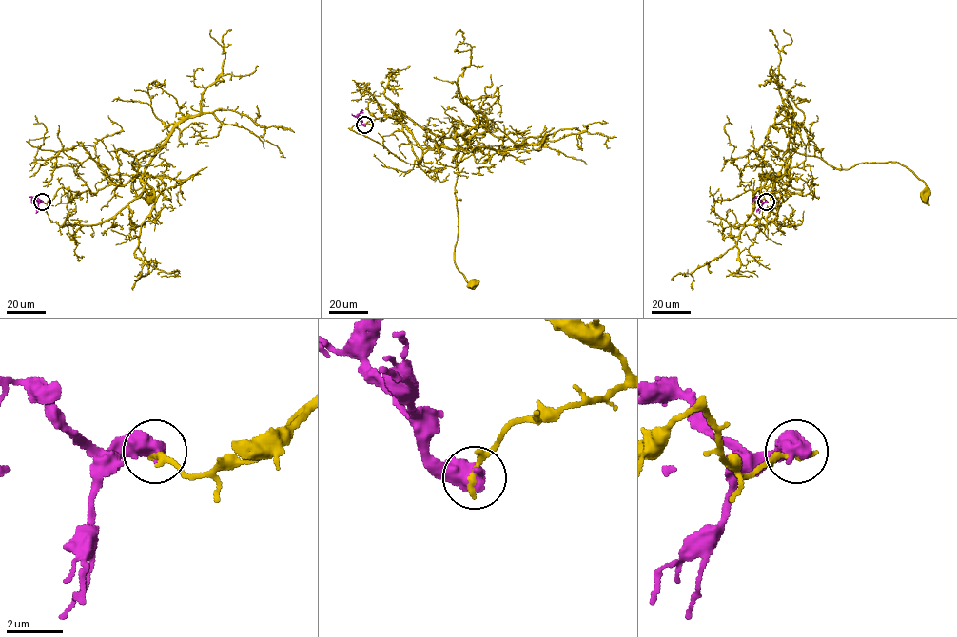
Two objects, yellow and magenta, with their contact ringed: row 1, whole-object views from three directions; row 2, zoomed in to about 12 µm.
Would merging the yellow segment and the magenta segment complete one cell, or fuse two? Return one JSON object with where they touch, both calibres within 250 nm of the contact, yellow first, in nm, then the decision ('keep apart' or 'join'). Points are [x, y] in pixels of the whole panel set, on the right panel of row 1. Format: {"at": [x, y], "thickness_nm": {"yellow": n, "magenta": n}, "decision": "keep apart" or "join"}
{"at": [766, 202], "thickness_nm": {"yellow": 240, "magenta": 750}, "decision": "keep apart"}

